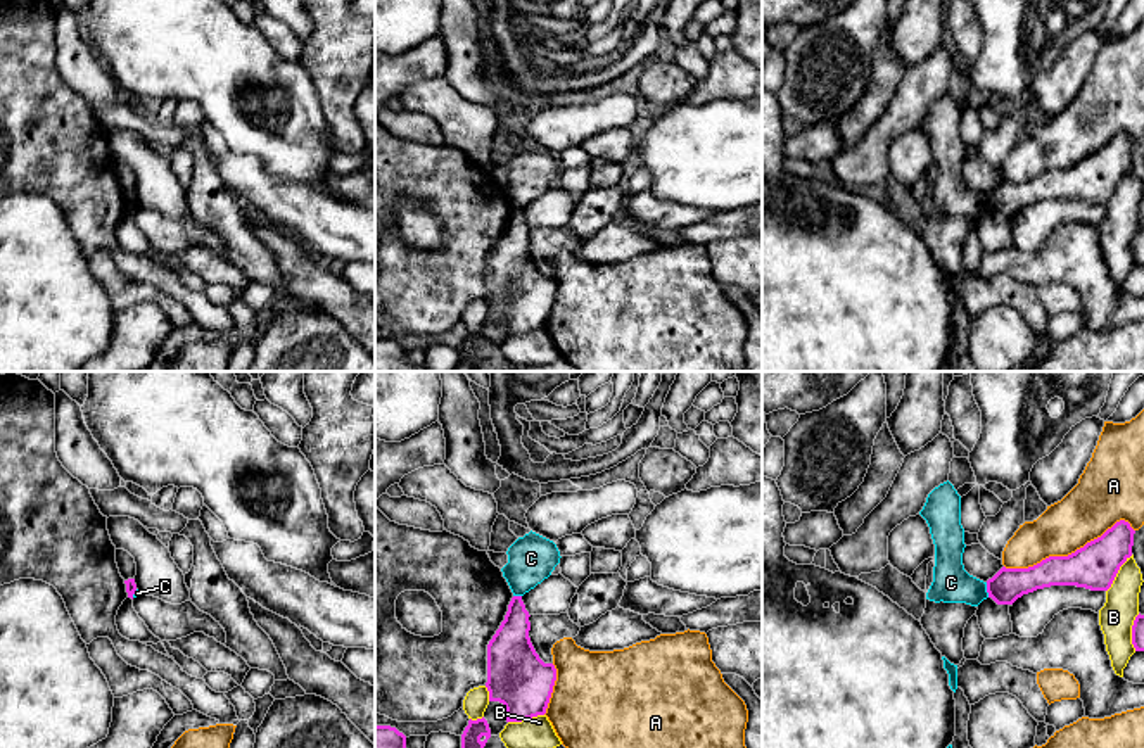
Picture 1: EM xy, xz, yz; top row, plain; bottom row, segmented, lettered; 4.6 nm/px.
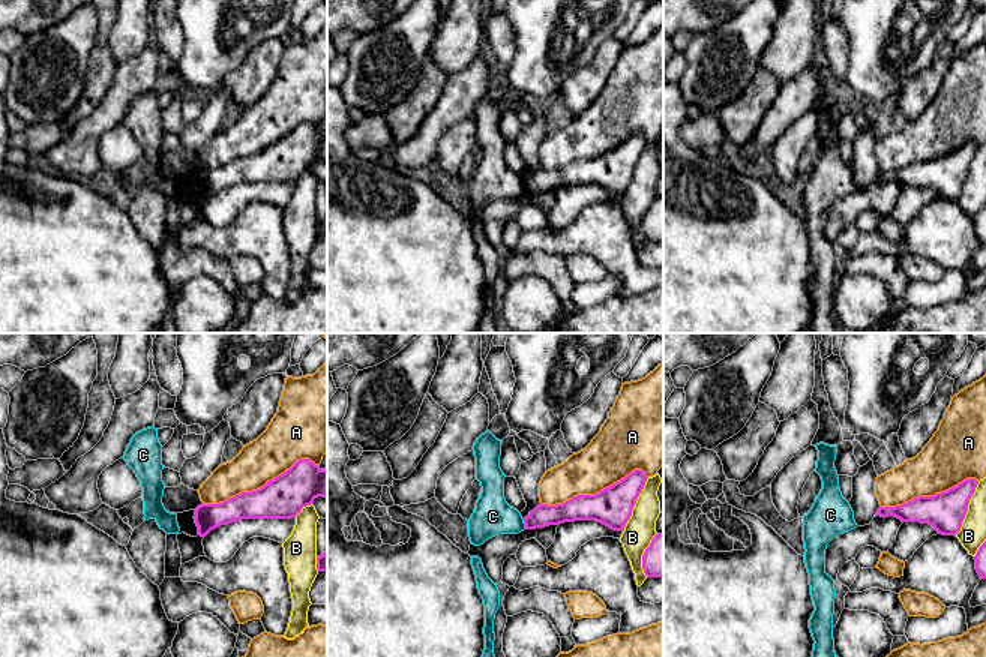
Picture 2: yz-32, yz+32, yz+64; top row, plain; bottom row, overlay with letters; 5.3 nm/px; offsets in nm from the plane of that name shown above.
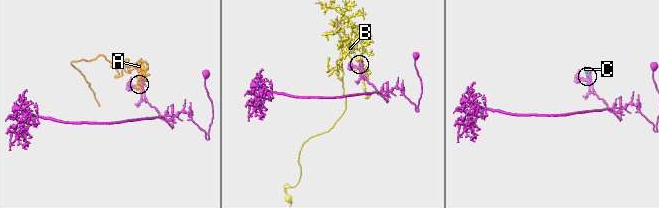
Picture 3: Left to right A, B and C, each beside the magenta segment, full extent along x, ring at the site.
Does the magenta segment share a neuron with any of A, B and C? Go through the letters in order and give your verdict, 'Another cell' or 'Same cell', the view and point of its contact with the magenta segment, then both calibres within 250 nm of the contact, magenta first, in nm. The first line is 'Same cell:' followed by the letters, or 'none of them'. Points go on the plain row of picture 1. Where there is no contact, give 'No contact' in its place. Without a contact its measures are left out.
Same cell: none of them
A: Another cell. Touches magenta at yz (1068, 168). Thickness 220 nm (magenta) against 240 nm
B: Another cell. Touches magenta at yz (1117, 185). Thickness 220 nm (magenta) against 160 nm
C: Another cell. Touches magenta at yz (987, 202). Thickness 160 nm (magenta) against 180 nm

